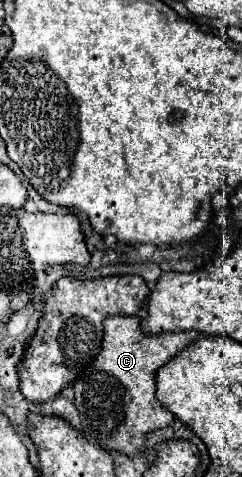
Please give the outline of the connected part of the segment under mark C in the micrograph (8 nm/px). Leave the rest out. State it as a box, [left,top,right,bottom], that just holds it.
[74,316,200,458]

